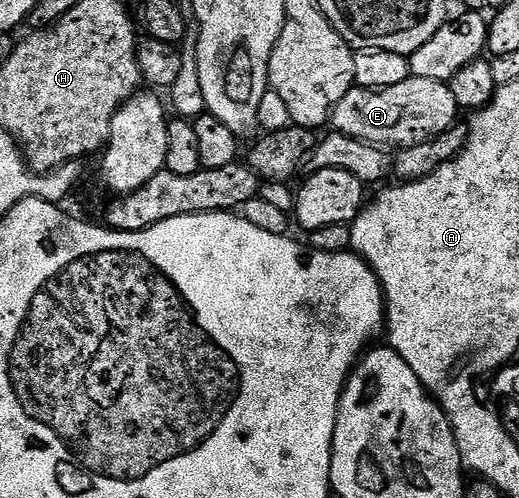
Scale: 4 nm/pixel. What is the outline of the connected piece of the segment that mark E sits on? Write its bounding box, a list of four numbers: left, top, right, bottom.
[329,76,460,151]

